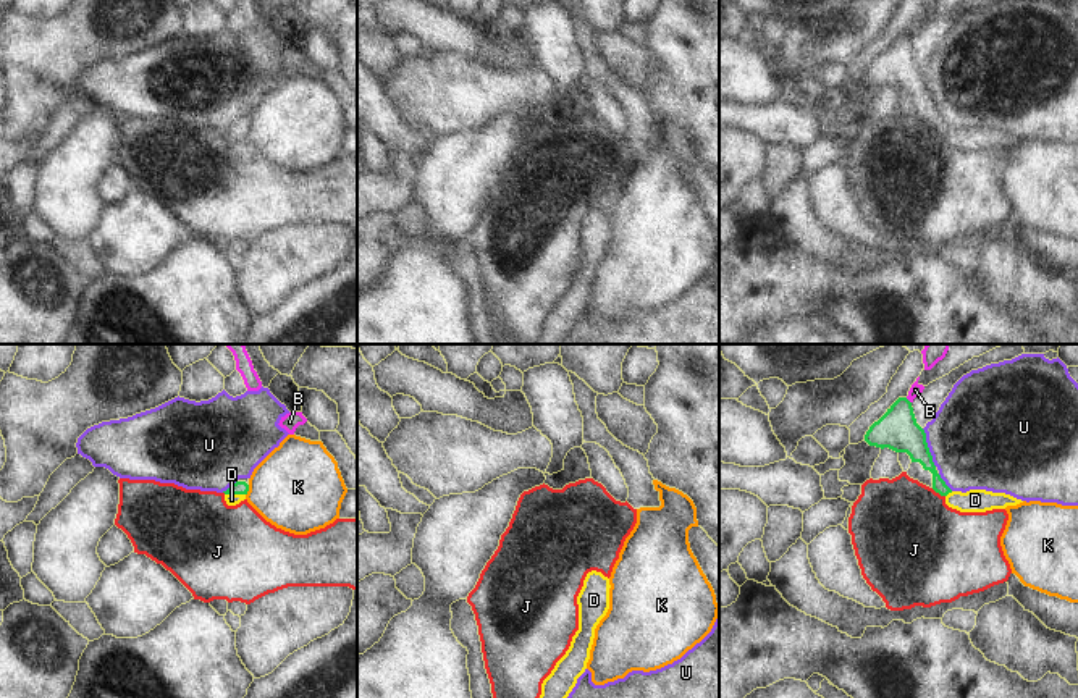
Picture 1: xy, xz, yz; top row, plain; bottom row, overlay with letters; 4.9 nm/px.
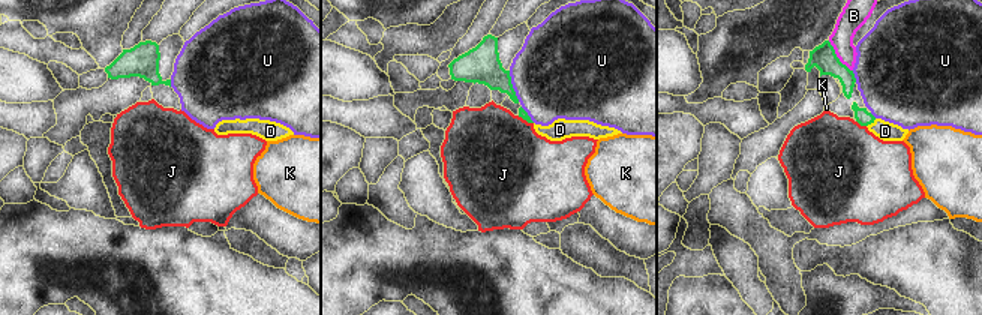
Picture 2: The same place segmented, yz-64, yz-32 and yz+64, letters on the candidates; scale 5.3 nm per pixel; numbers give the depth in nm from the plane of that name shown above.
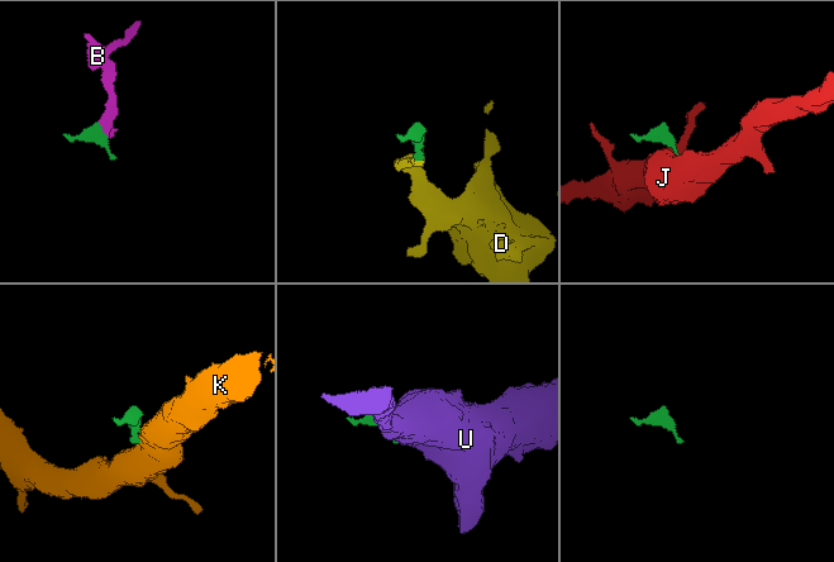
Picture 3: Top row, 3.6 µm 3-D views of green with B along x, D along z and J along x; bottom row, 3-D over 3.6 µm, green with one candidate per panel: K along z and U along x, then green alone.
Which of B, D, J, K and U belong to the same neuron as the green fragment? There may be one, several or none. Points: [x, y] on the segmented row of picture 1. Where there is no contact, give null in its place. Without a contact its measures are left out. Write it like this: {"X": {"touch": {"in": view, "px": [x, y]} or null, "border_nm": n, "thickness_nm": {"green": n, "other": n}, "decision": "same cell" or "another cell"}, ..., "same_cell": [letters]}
{"B": {"touch": {"in": "yz", "px": [909, 401]}, "border_nm": 40, "thickness_nm": {"green": 200, "other": 60}, "decision": "another cell"}, "D": {"touch": {"in": "xy", "px": [235, 493]}, "border_nm": 100, "thickness_nm": {"green": 60, "other": 60}, "decision": "same cell"}, "J": {"touch": {"in": "yz", "px": [938, 491]}, "border_nm": 80, "thickness_nm": {"green": 110, "other": 480}, "decision": "another cell"}, "K": {"touch": {"in": "xy", "px": [248, 490]}, "border_nm": 60, "thickness_nm": {"green": 60, "other": 440}, "decision": "another cell"}, "U": {"touch": {"in": "yz", "px": [928, 448]}, "border_nm": 200, "thickness_nm": {"green": 200, "other": 480}, "decision": "another cell"}, "same_cell": ["D"]}

